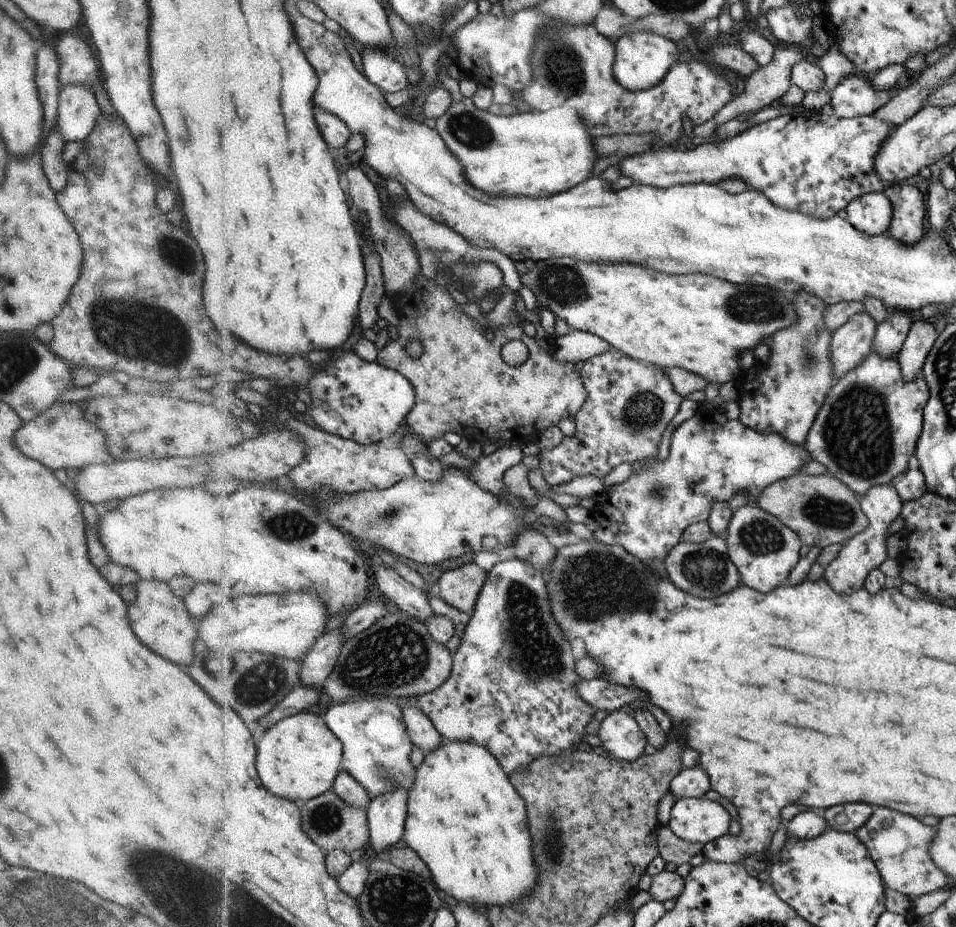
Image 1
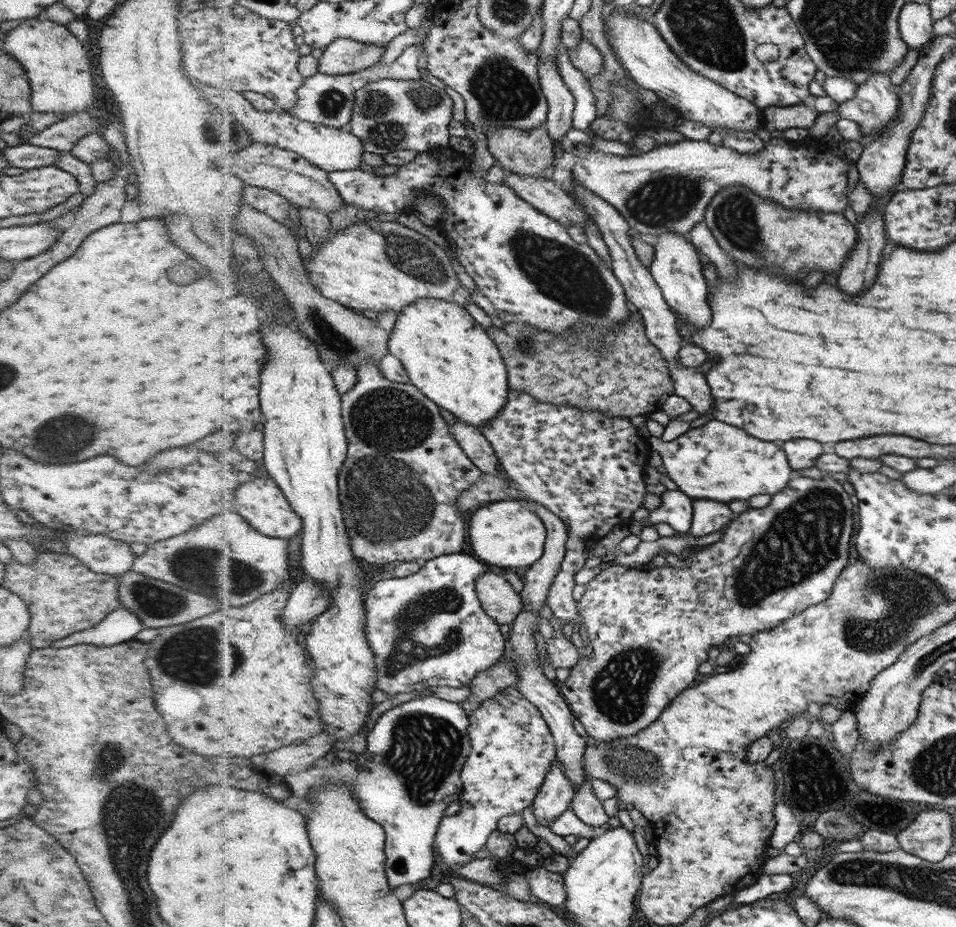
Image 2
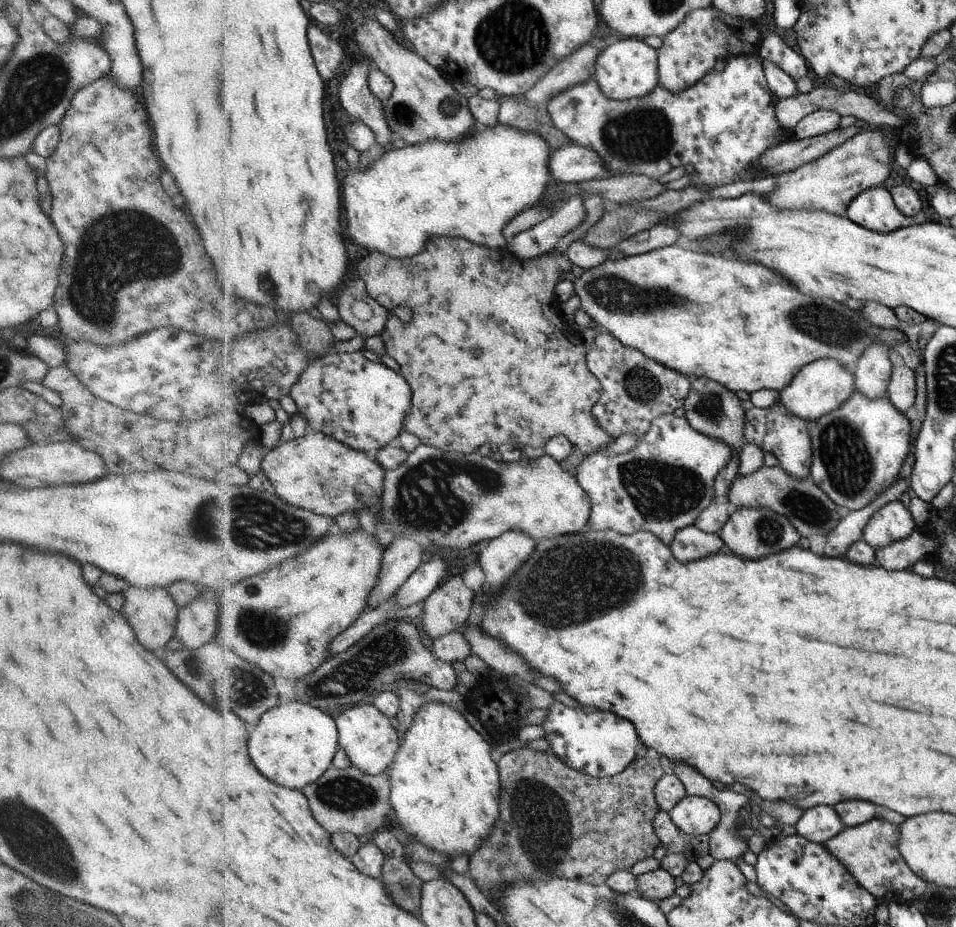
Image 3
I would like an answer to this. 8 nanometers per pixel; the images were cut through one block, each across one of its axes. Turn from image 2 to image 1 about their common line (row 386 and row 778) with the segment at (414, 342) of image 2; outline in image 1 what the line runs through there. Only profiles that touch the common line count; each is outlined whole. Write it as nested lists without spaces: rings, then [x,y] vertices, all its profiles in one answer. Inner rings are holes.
[[[446,740],[439,749],[426,756],[418,770],[416,784],[409,794],[409,817],[407,818],[404,843],[416,850],[430,866],[431,877],[439,888],[458,901],[480,904],[485,907],[509,907],[528,897],[539,883],[537,880],[539,870],[534,862],[534,856],[532,856],[532,836],[530,836],[530,821],[527,817],[527,803],[511,783],[510,777],[504,774],[503,767],[498,764],[496,756],[486,747],[473,742]]]

